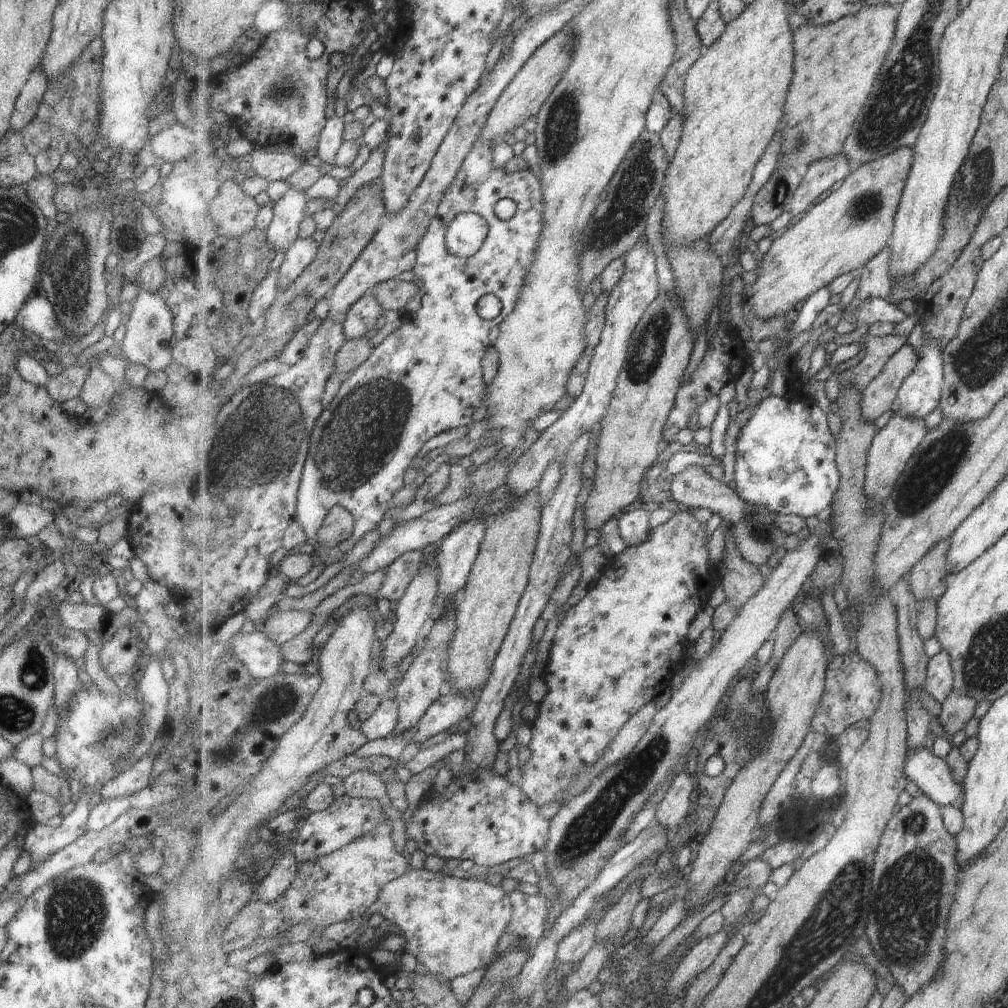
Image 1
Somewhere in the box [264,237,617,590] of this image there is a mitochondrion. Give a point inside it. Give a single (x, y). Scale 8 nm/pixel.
(366, 425)

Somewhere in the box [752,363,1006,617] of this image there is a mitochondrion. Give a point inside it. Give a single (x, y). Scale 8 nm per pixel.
(937, 464)

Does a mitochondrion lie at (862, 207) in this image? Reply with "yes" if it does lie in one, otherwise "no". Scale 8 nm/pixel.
yes

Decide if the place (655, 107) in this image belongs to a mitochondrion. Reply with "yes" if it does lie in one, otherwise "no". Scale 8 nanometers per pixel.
no

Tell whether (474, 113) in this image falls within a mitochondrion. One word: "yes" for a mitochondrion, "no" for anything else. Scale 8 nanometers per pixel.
no

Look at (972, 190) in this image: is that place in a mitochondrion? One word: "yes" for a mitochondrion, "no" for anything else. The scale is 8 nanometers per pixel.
yes

